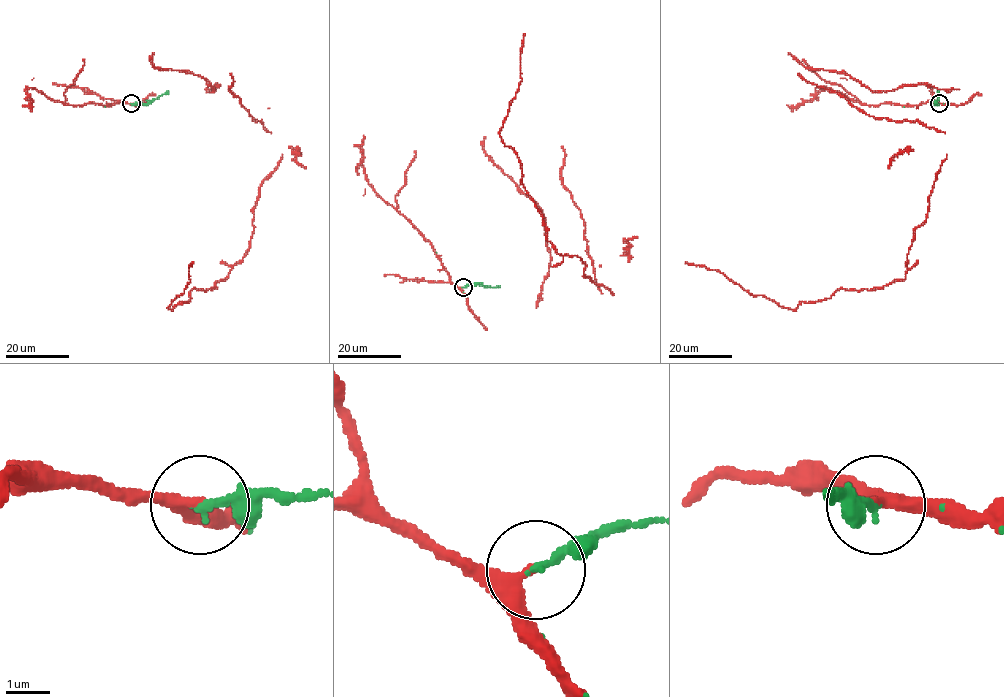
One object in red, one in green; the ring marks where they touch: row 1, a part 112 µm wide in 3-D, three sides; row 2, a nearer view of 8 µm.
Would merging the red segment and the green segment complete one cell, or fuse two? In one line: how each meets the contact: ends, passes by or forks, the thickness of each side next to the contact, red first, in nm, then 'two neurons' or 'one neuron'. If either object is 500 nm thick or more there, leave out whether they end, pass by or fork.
red passes by; green ends there; 240 nm thick on the red side, 190 nm on the other; one neuron

